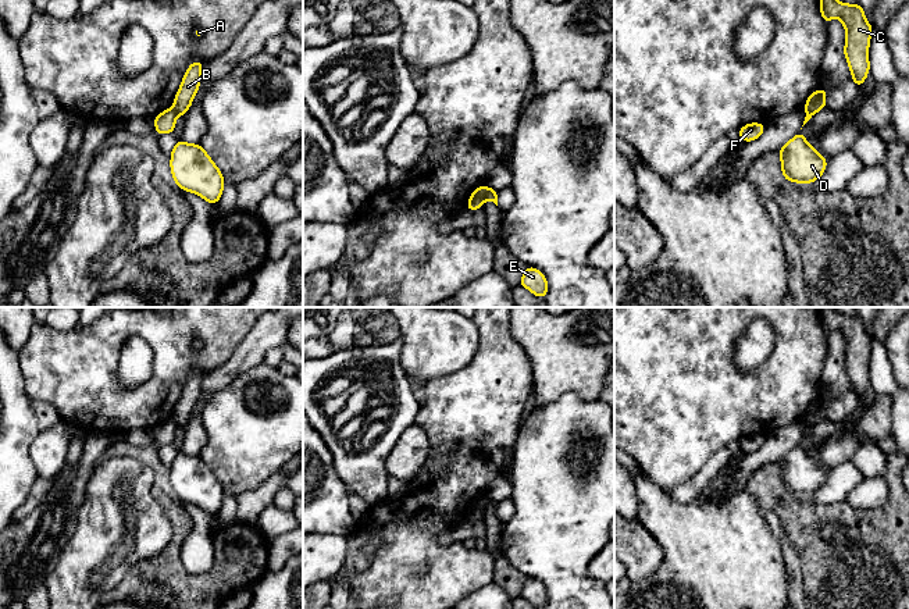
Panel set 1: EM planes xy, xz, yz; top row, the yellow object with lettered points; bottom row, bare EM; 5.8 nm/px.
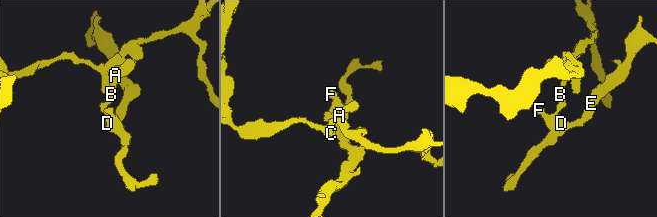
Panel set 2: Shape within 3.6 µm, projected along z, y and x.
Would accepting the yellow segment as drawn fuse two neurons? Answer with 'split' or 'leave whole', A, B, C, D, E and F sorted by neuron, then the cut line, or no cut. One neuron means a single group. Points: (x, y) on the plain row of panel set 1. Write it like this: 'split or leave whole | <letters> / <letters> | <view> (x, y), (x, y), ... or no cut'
split | A B C / D E F | xz (488, 499), (484, 509)

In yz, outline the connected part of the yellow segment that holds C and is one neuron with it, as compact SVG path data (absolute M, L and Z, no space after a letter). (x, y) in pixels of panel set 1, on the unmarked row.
M820 307L819 318L826 336L833 330L840 330L842 332L846 343L844 366L849 374L853 395L862 398L870 384L867 362L873 336L866 332L859 314L844 316L833 307Z

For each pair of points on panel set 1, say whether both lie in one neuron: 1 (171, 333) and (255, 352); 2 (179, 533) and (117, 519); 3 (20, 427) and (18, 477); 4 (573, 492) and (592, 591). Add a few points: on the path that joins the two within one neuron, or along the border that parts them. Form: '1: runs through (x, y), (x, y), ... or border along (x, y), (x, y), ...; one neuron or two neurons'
1: border along (256, 321), (234, 353), (213, 370); two neurons
2: border along (157, 502), (173, 527), (173, 537), (152, 556); two neurons
3: runs through (20, 440), (18, 465); one neuron
4: runs through (573, 517), (573, 566); one neuron

